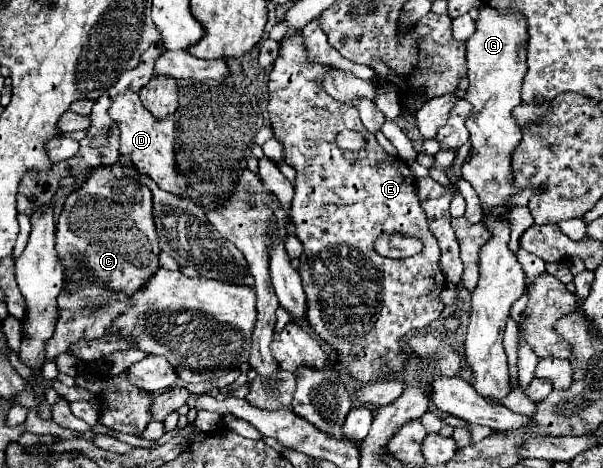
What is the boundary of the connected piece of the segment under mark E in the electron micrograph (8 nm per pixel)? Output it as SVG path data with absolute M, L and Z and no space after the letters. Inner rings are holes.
M298 31L296 35L284 39L280 43L280 55L278 59L274 61L274 67L270 71L270 81L268 81L268 89L270 89L270 103L268 103L268 111L270 111L270 121L272 121L272 129L274 129L274 135L276 139L282 141L284 145L284 157L286 157L286 163L292 165L296 169L296 181L294 181L294 199L292 199L292 209L290 209L290 215L292 215L292 221L296 223L296 237L302 241L304 245L304 253L300 255L300 277L302 277L302 285L304 285L304 291L306 291L306 301L308 301L308 321L310 325L314 327L314 331L332 347L336 349L338 353L338 361L348 369L348 373L360 381L360 383L368 383L372 379L378 379L378 377L384 377L384 375L392 375L392 373L398 373L404 369L404 363L408 359L408 353L402 351L404 347L404 337L406 333L414 333L414 331L420 331L424 329L426 325L430 325L434 319L438 319L438 315L442 313L444 309L444 303L440 299L440 291L444 289L446 285L446 279L442 275L442 269L440 269L440 251L438 251L438 243L432 235L432 231L428 229L428 219L420 207L420 199L414 191L414 175L412 171L408 169L408 165L402 161L402 159L396 159L396 157L390 157L376 141L376 137L368 131L364 131L364 125L360 123L360 115L356 111L356 107L352 105L344 105L336 99L332 99L324 87L322 87L322 81L324 81L324 71L328 71L328 67L332 65L322 65L322 63L316 63L316 61L310 61L308 59L308 51L304 47L304 37L302 37L302 31ZM342 129L354 129L358 133L362 133L362 137L366 139L366 147L362 147L360 151L344 151L336 145L336 135L342 131ZM390 231L398 231L398 233L408 233L408 235L414 235L414 237L420 237L424 241L424 251L420 255L414 255L410 259L386 259L386 257L380 257L376 251L374 251L374 239L382 233L390 233Z

